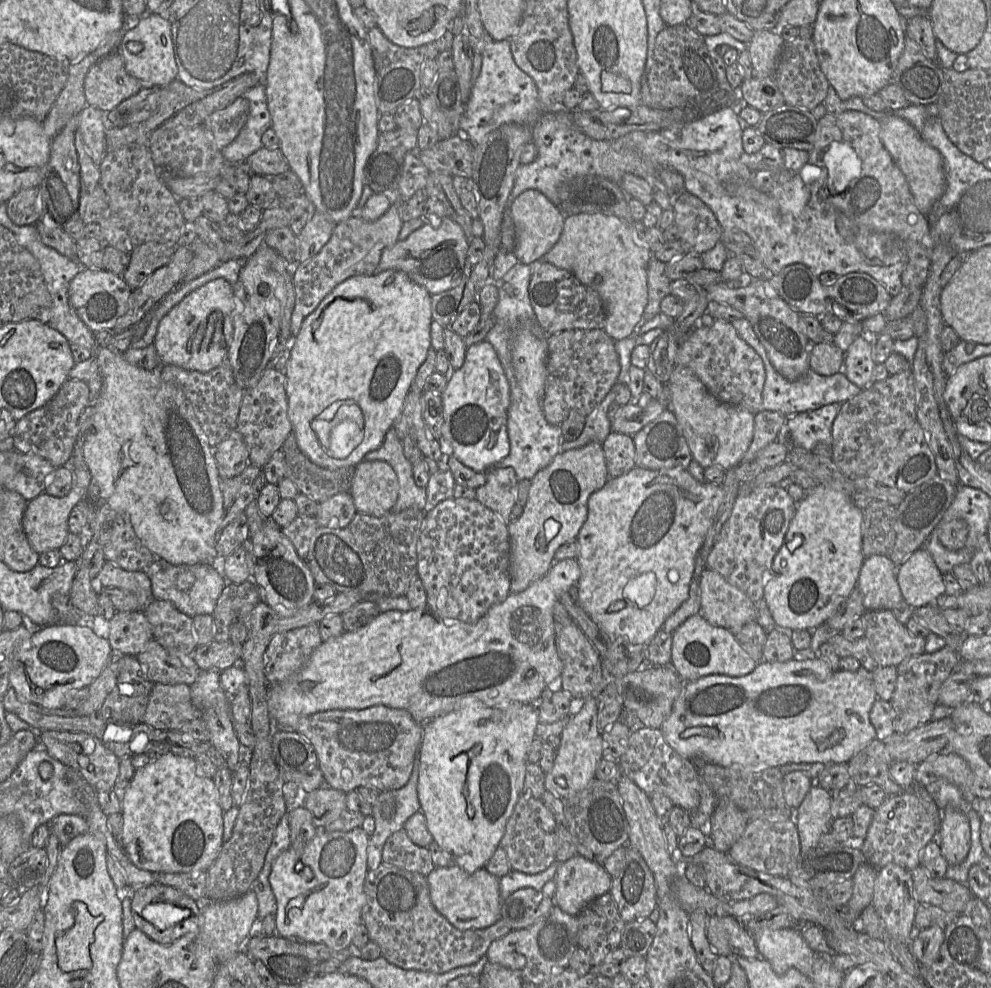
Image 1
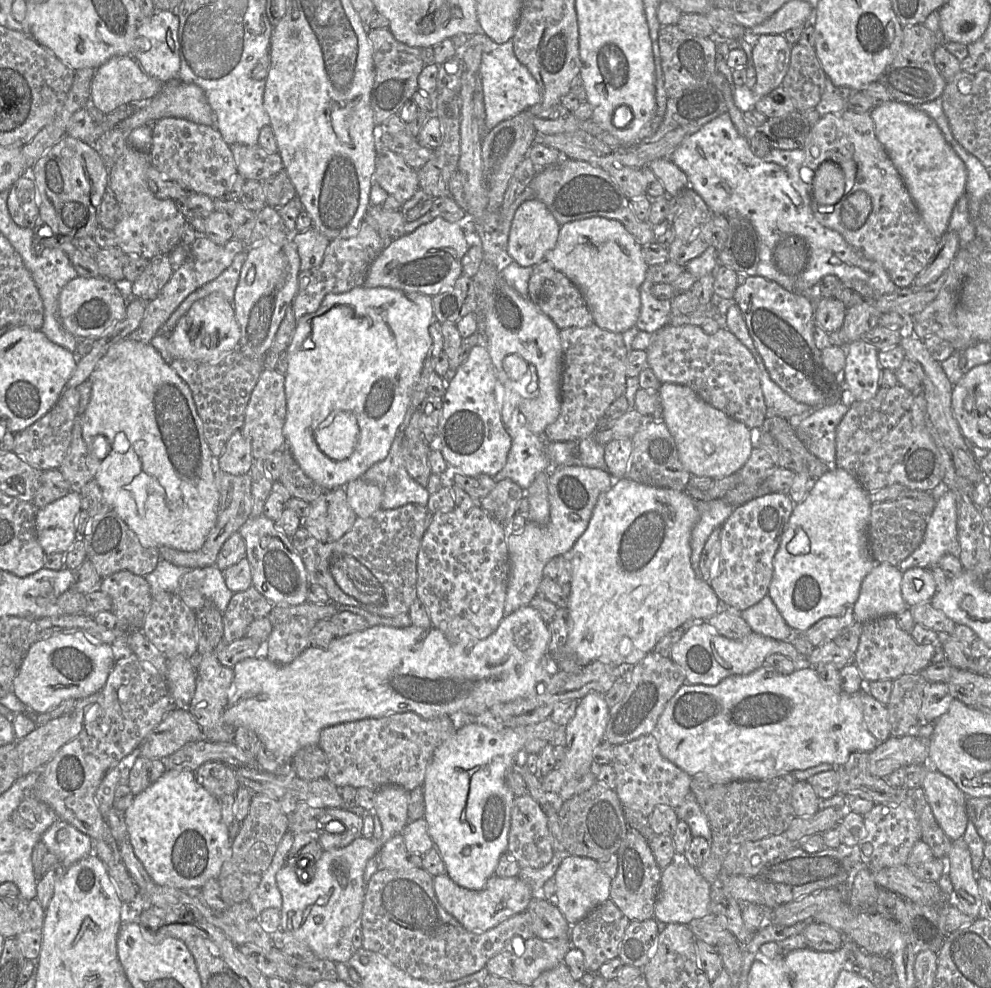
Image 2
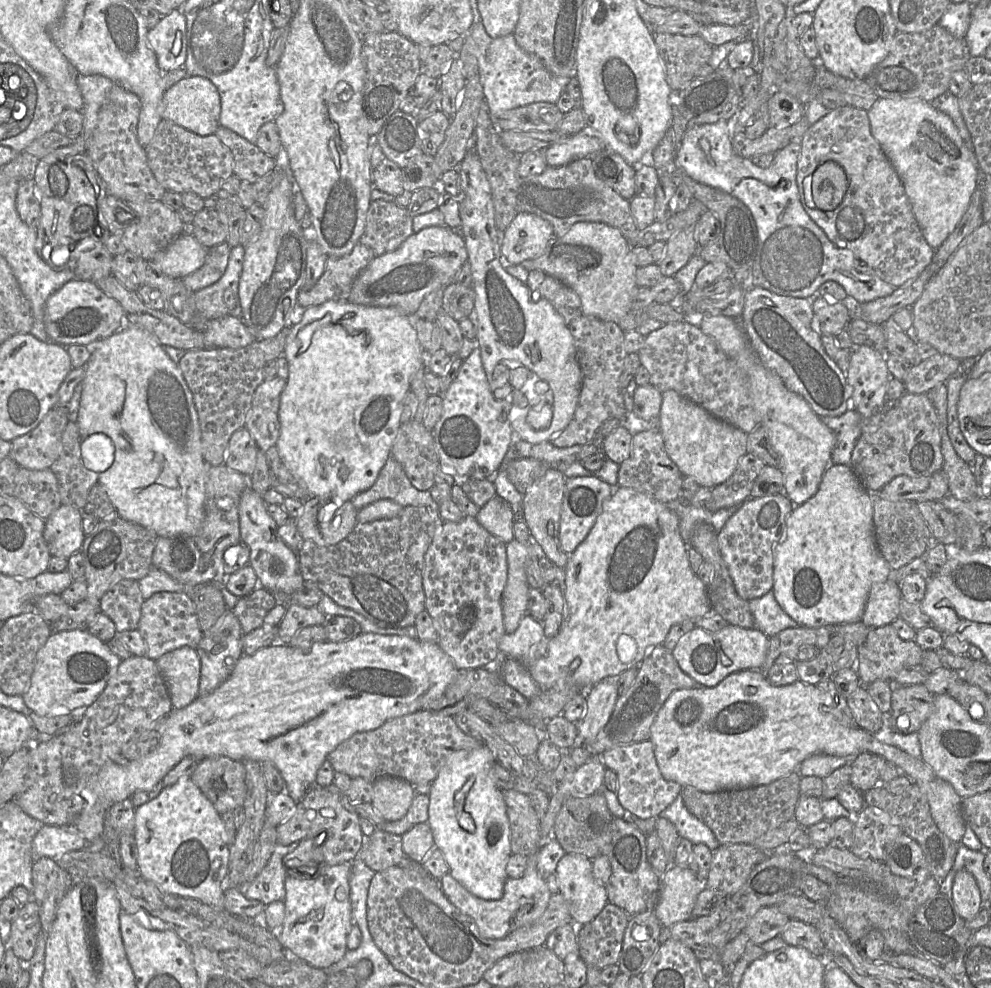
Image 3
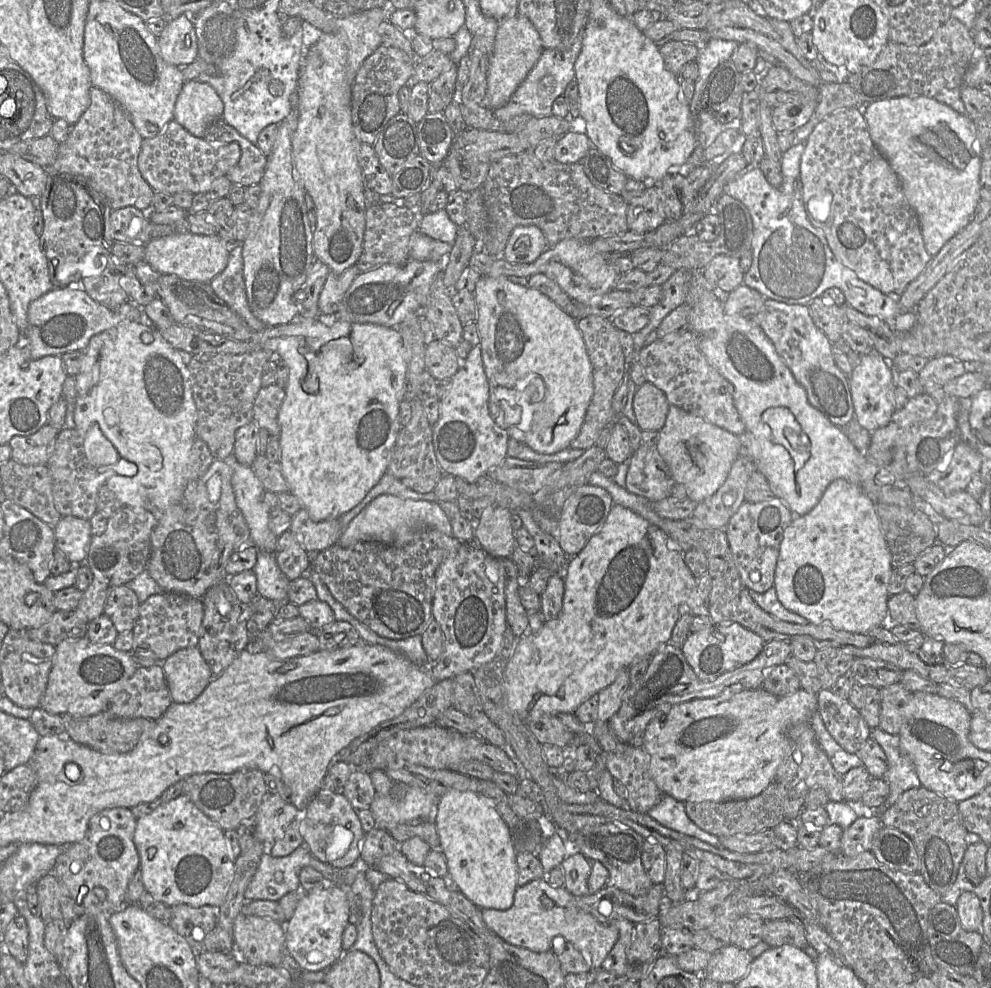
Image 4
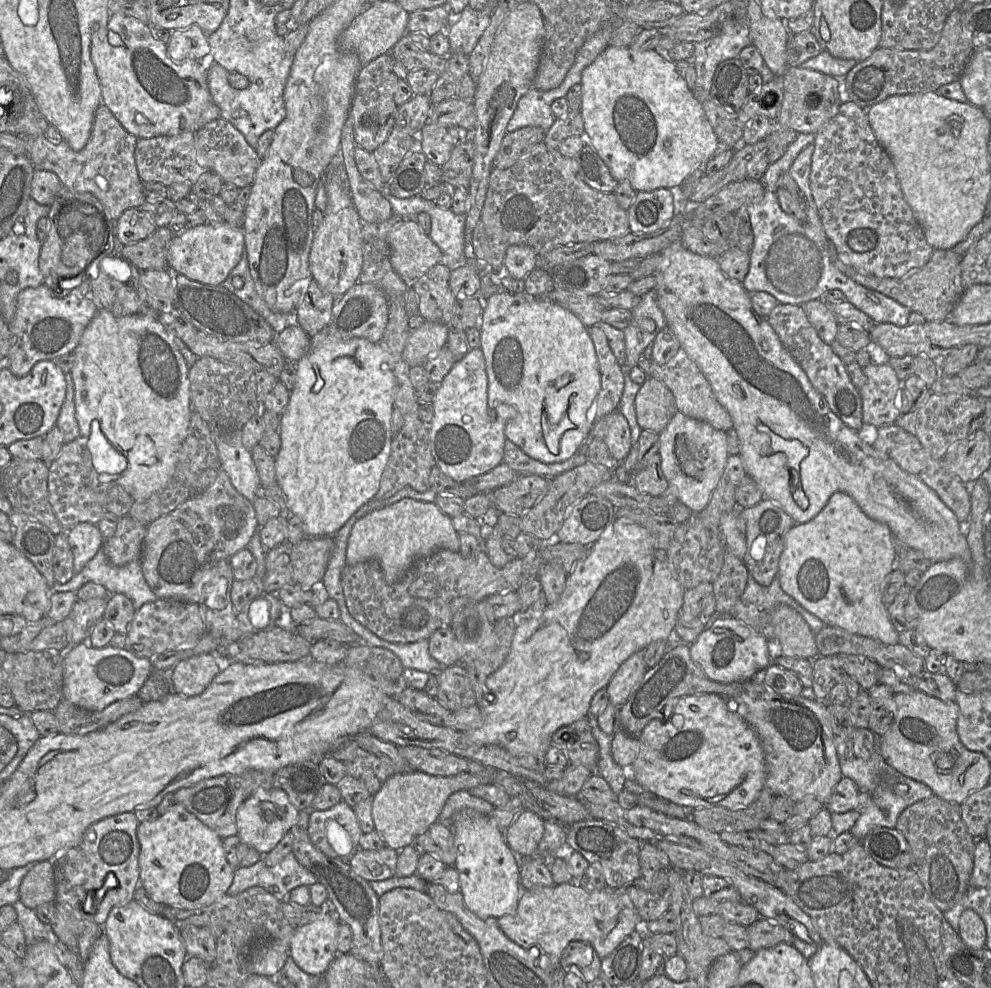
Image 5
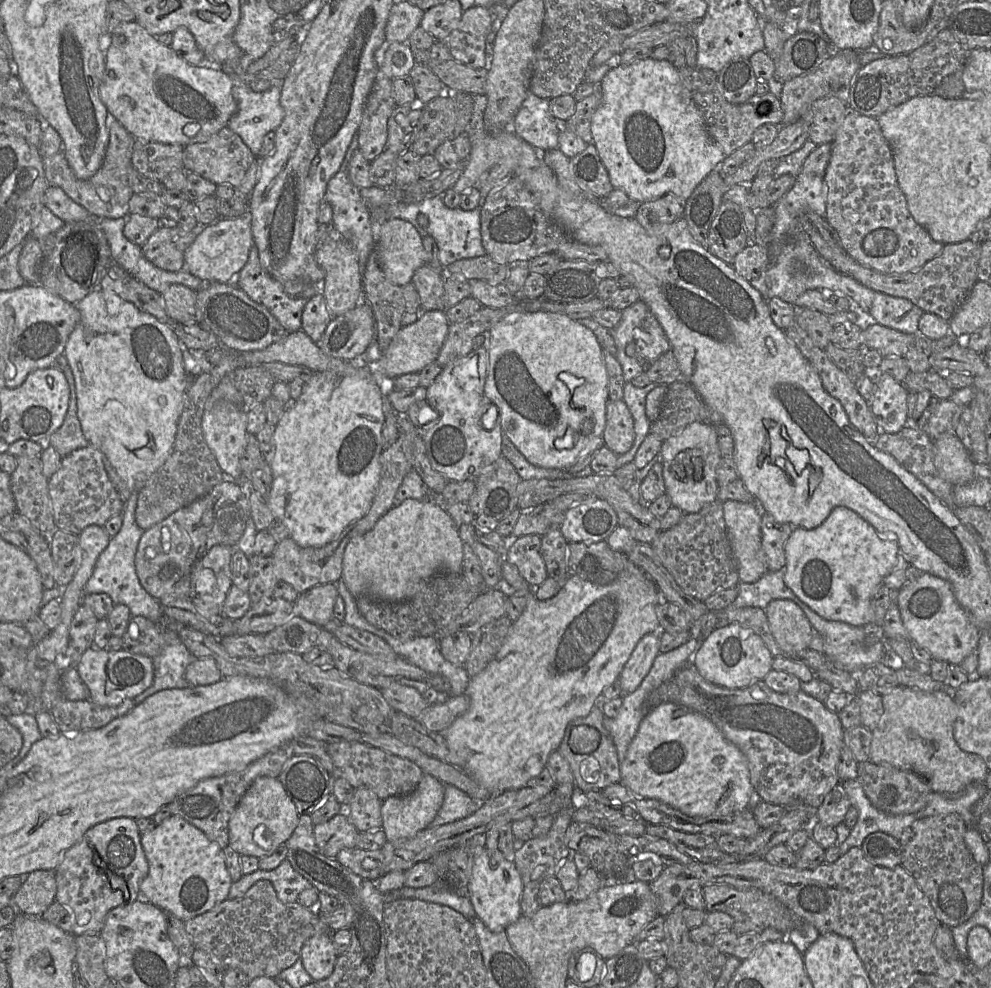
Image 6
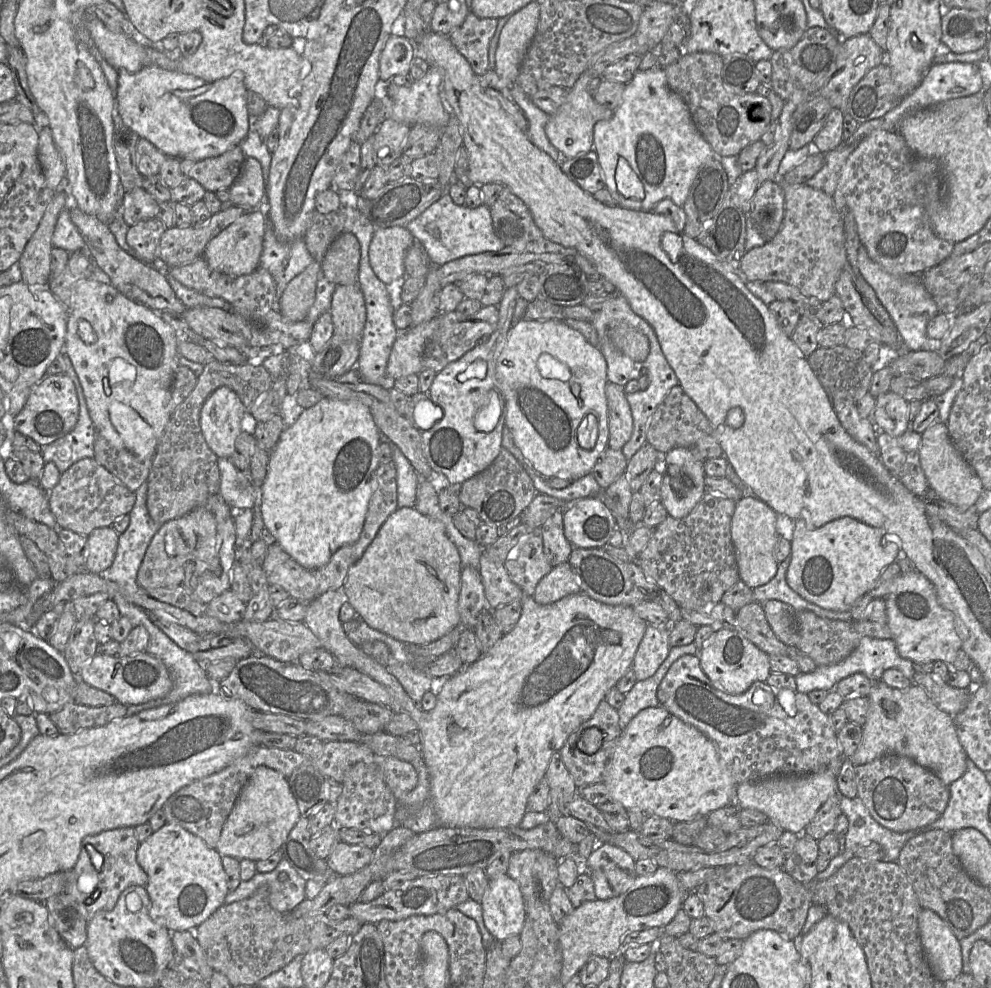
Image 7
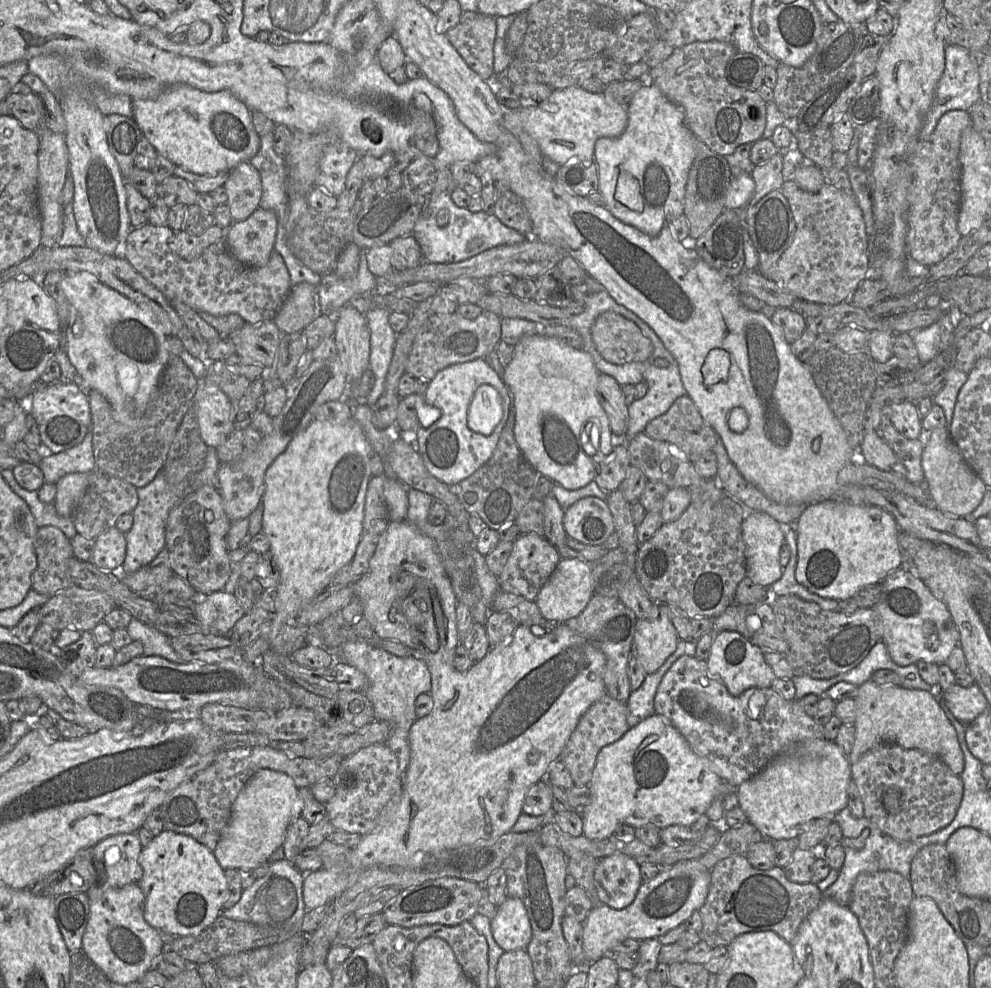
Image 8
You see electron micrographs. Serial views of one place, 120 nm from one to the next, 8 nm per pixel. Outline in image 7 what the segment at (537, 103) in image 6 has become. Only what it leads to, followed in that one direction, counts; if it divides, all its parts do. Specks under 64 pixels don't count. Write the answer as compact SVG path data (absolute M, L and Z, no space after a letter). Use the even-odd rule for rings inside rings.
M518 85L511 86L511 95L527 119L528 126L525 133L528 139L555 161L559 151L550 143L545 133L549 115L539 109Z

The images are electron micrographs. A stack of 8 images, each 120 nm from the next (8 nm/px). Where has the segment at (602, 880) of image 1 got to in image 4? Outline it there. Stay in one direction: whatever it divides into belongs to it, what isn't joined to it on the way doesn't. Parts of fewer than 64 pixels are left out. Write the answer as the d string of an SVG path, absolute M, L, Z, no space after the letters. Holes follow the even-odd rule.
M582 853L564 859L561 868L565 875L564 887L575 897L589 895L588 878L592 868L592 861Z

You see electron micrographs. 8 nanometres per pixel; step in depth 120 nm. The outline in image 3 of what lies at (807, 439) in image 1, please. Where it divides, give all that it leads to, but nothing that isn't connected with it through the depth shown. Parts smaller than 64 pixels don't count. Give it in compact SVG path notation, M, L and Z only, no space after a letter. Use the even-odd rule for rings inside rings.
M847 410L841 416L820 419L836 437L831 464L850 466L852 451L862 435L862 416L856 410Z

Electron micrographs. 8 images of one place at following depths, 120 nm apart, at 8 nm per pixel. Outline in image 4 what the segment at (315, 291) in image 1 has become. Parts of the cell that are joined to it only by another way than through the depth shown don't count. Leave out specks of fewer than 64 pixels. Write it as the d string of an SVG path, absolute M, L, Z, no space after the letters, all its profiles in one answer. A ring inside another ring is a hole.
M357 265L347 268L342 273L330 271L319 295L318 306L321 314L329 315L338 311L344 295L359 273Z

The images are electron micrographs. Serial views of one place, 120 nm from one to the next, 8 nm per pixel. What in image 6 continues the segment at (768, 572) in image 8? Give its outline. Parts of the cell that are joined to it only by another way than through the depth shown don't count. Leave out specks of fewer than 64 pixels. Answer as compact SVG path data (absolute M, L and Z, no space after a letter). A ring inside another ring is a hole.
M728 500L723 503L723 515L740 582L757 582L768 572L767 559L761 542L762 512L758 511L755 502L745 503Z

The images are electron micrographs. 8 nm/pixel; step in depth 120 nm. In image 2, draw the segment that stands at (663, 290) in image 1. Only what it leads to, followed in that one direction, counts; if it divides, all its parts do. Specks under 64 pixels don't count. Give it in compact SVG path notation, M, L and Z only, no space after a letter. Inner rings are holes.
M645 279L640 289L641 309L636 327L639 331L650 334L670 324L669 300L659 300L652 294L654 284L650 279Z

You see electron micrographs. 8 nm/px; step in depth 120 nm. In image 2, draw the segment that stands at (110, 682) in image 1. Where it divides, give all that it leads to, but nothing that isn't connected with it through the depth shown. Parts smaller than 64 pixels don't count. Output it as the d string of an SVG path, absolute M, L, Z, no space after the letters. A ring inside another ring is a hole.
M95 693L77 700L69 713L37 726L24 739L17 741L19 777L40 771L62 746L74 739L84 728L85 714L97 699L98 693Z

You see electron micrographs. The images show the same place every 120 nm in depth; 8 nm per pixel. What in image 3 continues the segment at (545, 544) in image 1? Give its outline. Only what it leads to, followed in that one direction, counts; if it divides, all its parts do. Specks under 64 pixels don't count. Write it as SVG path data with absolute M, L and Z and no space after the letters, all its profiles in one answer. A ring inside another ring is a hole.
M596 475L566 479L559 522L559 542L565 553L572 554L587 537L602 511L603 502L612 493L613 487ZM514 538L506 544L506 554L507 581L502 593L502 611L505 633L511 634L528 613L527 561L541 553L533 541L522 543Z

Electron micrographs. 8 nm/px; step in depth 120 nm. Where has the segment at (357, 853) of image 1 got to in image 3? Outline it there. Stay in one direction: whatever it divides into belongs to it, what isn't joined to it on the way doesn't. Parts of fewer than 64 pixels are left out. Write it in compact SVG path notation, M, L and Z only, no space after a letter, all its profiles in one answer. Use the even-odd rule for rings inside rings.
M352 862L337 865L325 864L321 874L314 880L302 880L288 874L284 881L285 886L285 917L282 926L277 930L277 937L289 955L309 965L327 969L339 961L347 949L347 936L353 925L352 908L350 903L350 872Z

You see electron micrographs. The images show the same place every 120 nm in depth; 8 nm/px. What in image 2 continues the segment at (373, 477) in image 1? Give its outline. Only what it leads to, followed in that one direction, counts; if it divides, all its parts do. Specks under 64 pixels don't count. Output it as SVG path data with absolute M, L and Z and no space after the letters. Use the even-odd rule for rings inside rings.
M357 478L345 485L347 500L357 517L366 518L381 508L383 490L378 485Z

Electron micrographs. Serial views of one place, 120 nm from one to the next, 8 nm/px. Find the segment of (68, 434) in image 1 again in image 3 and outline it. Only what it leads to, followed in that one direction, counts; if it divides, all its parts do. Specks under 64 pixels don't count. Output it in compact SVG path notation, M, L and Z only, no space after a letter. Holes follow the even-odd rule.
M56 405L33 430L11 441L9 456L19 467L50 468L61 453L62 434L68 422L68 407Z

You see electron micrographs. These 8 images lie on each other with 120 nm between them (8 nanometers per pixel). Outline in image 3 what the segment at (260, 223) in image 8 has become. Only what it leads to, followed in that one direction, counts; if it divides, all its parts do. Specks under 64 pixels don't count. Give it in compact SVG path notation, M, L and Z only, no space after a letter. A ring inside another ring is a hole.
M180 234L151 261L166 275L182 279L204 264L207 250L193 235Z

